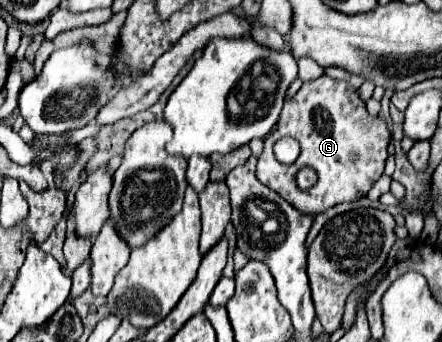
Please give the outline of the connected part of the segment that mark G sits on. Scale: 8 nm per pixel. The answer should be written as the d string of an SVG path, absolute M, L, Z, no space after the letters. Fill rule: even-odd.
M323 74L317 80L305 82L301 90L285 102L277 130L273 136L265 138L265 150L257 164L257 178L301 212L321 214L335 204L359 200L371 190L385 170L389 142L391 134L385 122L367 112L359 90ZM285 136L291 136L301 144L301 154L293 166L283 166L273 156L273 144ZM305 166L313 168L318 178L308 191L299 190L295 182L297 172Z

